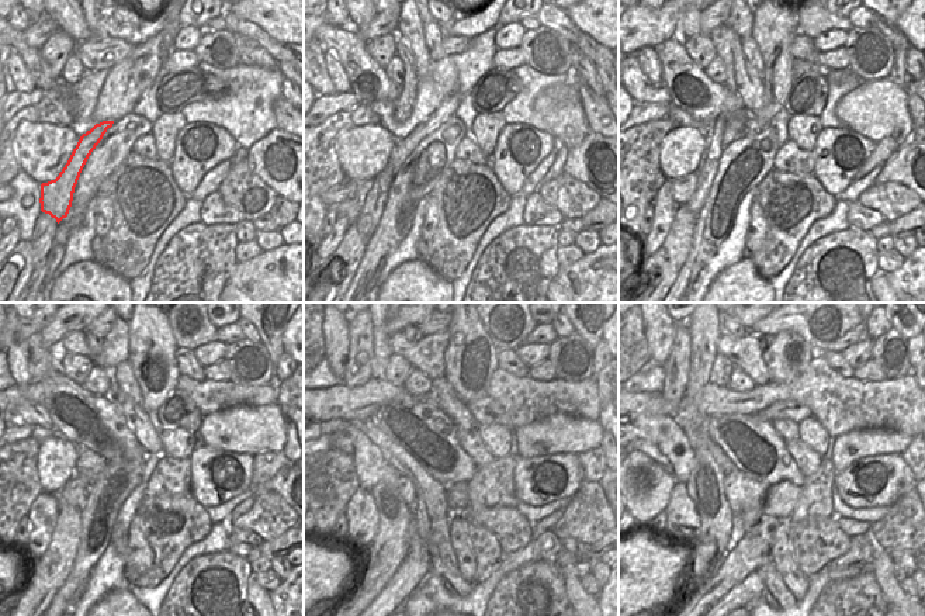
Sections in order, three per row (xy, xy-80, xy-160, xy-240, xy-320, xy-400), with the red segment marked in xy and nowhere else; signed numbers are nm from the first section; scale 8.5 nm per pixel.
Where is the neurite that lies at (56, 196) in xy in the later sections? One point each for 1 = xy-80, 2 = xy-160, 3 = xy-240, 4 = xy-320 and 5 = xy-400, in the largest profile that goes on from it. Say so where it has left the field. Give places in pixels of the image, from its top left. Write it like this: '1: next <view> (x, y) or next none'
1: next xy-80 (402, 148)
2: next xy-160 (775, 24)
3: next xy-240 (151, 350)
4: next xy-320 (470, 359)
5: next xy-400 (787, 355)

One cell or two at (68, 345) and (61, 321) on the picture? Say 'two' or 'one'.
two

